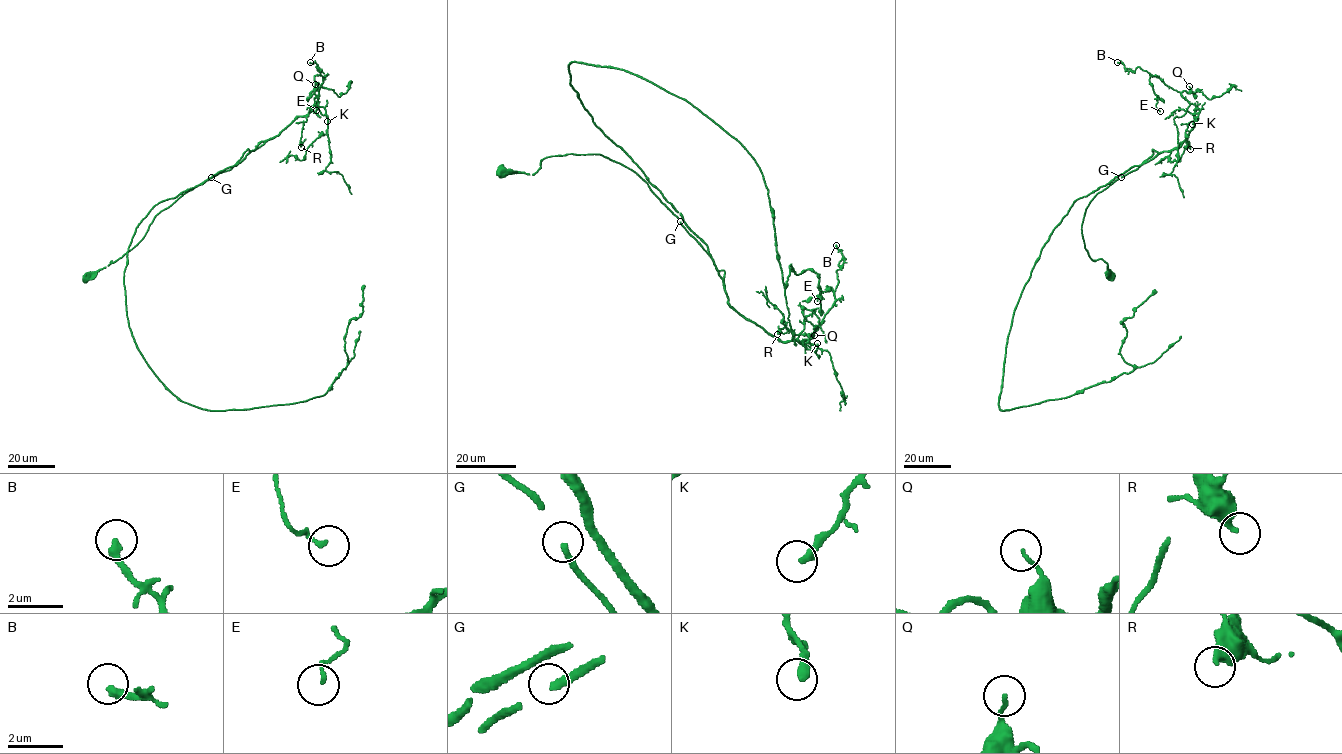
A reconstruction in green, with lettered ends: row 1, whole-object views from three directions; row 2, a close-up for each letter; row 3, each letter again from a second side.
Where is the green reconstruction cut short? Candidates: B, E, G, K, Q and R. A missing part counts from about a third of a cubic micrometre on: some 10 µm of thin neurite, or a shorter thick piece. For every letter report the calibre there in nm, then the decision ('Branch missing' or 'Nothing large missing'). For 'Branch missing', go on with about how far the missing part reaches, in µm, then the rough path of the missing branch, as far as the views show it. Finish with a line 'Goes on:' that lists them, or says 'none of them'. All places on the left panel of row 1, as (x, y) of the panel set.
B: Thickness 280 nm. Nothing large missing
E: Thickness 140 nm. Nothing large missing
G: Thickness 240 nm. Nothing large missing
K: Thickness 320 nm. Nothing large missing
Q: Thickness 130 nm. Nothing large missing
R: Thickness 380 nm. Nothing large missing
Goes on: none of them

